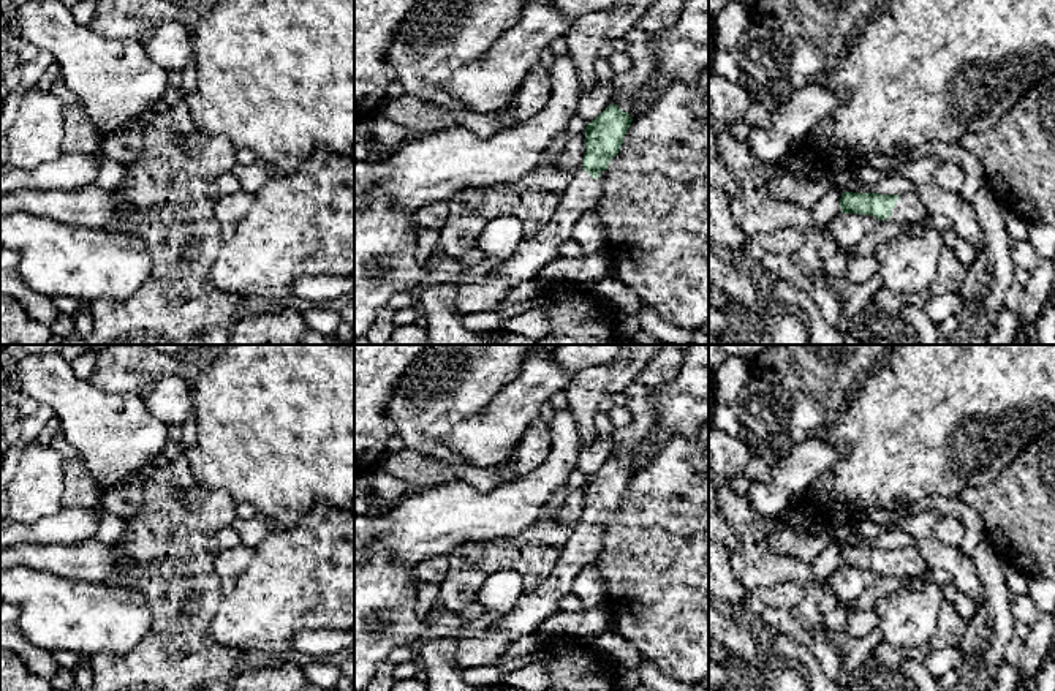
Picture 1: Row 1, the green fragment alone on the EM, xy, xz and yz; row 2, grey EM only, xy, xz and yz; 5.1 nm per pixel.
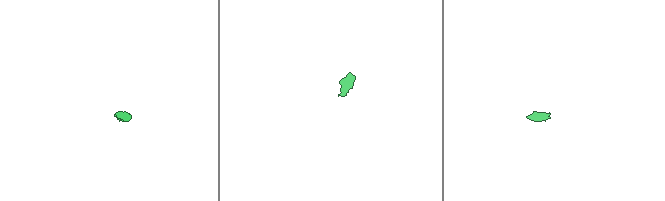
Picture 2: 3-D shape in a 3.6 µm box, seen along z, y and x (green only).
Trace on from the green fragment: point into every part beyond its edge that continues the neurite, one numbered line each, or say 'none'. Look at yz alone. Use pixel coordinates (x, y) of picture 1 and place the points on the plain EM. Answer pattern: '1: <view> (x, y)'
1: yz (910, 563)

